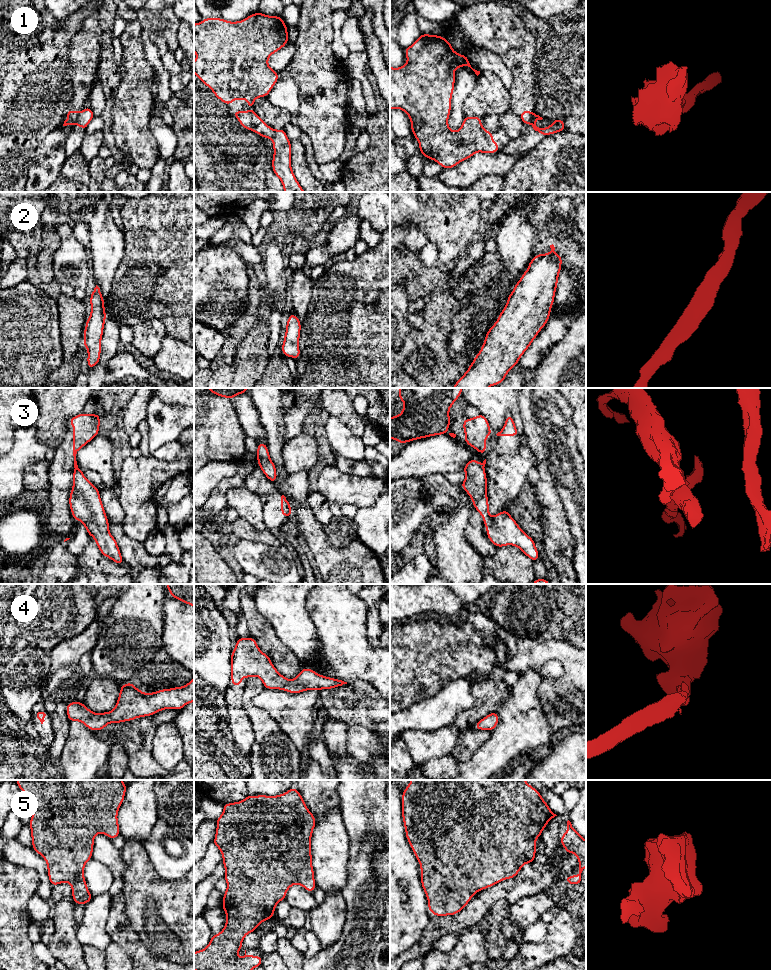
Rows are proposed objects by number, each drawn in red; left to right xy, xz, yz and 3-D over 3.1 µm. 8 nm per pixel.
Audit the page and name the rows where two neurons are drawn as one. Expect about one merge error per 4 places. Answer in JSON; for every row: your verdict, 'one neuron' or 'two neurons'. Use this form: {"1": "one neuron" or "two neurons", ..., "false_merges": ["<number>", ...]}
{"1": "two neurons", "2": "one neuron", "3": "two neurons", "4": "one neuron", "5": "one neuron", "false_merges": ["1", "3"]}

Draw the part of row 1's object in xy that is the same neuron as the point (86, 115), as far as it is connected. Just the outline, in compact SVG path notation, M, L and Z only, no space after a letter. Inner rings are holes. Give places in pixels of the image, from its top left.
M87 106L78 114L78 119L75 125L80 126L83 130L86 130L88 124L95 116L95 113Z

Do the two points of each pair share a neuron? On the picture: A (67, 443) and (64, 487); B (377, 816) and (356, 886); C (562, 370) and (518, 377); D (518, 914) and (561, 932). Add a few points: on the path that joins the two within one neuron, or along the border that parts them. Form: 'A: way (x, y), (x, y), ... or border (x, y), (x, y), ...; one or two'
A: way (65, 454), (64, 476); one
B: way (360, 833), (357, 841), (357, 869); one
C: border (532, 370), (533, 377); two
D: border (559, 905), (550, 907), (539, 918); two

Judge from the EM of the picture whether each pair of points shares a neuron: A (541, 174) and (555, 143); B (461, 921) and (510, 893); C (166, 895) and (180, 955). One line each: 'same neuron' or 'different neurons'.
A: same neuron
B: same neuron
C: same neuron

